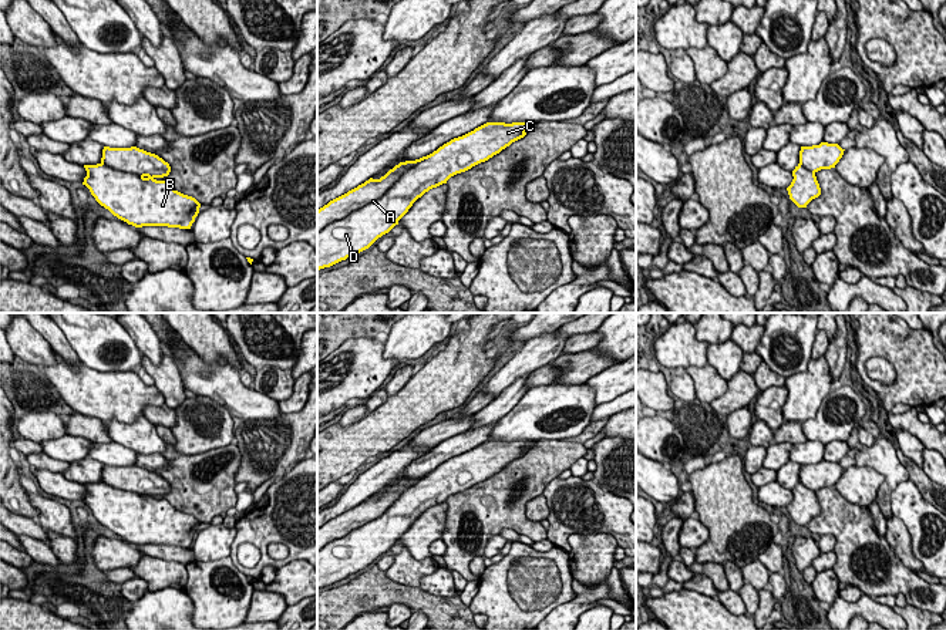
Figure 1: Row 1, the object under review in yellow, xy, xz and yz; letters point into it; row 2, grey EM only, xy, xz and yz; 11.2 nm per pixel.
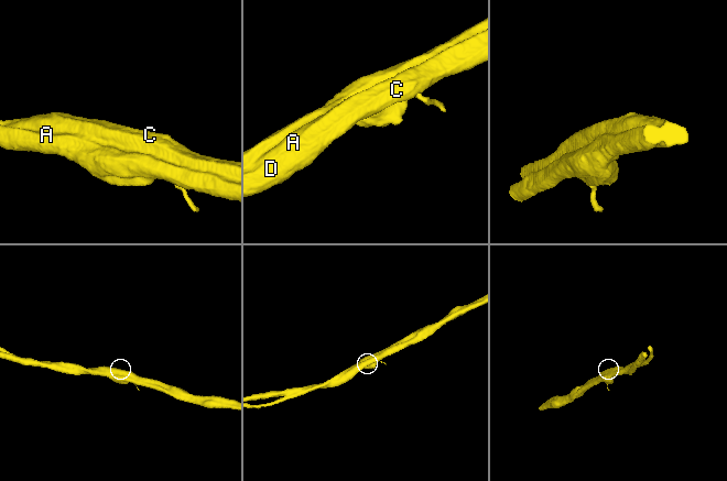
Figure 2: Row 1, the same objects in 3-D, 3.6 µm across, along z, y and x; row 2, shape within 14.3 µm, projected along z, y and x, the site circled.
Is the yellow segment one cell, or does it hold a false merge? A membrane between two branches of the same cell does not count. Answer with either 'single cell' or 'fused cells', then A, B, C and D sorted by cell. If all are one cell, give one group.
fused cells; groups A C D / B

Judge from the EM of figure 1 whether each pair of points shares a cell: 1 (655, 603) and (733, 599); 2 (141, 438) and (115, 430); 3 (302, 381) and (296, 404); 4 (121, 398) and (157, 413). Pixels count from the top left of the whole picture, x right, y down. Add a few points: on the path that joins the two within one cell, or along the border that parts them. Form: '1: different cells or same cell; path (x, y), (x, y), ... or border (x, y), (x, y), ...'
1: different cells; border (687, 588), (714, 596), (736, 615)
2: same cell; path (135, 435), (121, 434)
3: same cell; path (300, 387), (299, 398)
4: different cells; border (164, 404), (147, 406), (142, 414)

